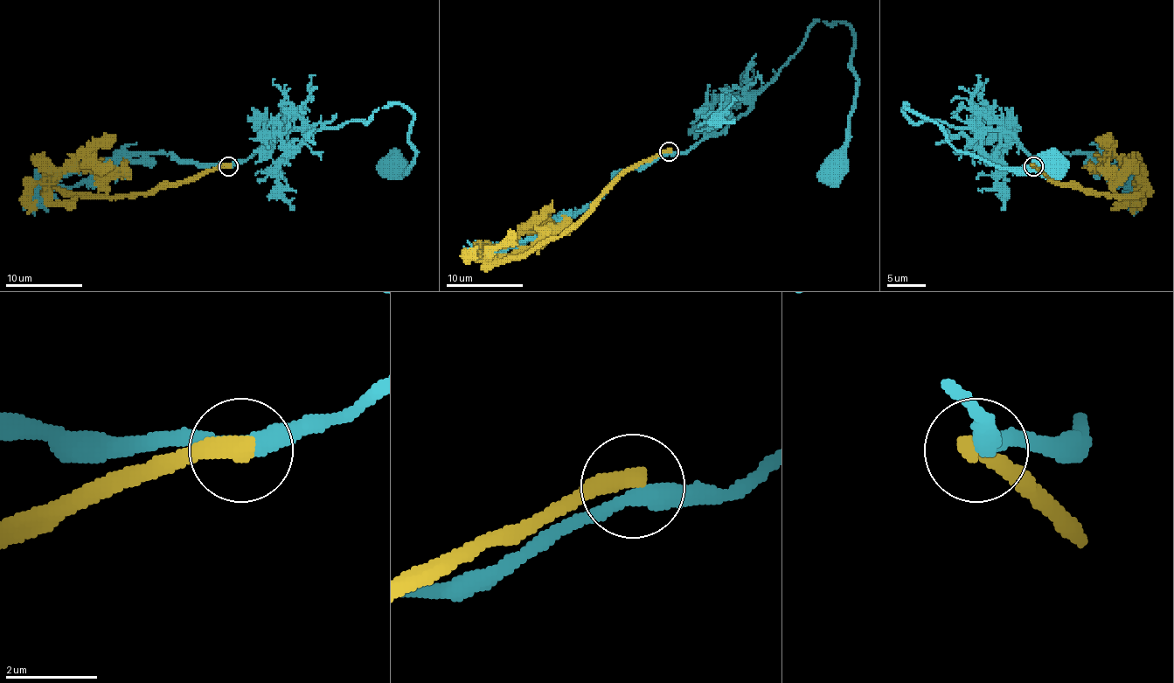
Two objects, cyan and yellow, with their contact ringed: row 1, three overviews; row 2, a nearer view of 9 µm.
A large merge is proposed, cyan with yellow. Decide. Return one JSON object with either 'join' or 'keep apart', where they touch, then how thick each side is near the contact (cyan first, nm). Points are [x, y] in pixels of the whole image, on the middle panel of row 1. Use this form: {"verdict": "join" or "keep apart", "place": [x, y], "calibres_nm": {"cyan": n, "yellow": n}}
{"verdict": "keep apart", "place": [669, 151], "calibres_nm": {"cyan": 380, "yellow": 480}}

